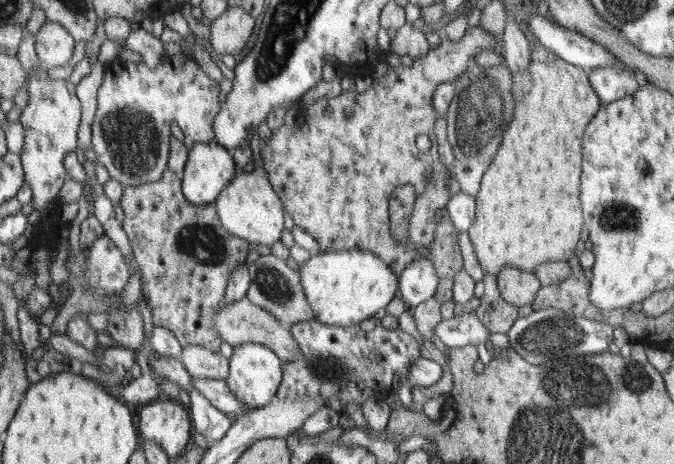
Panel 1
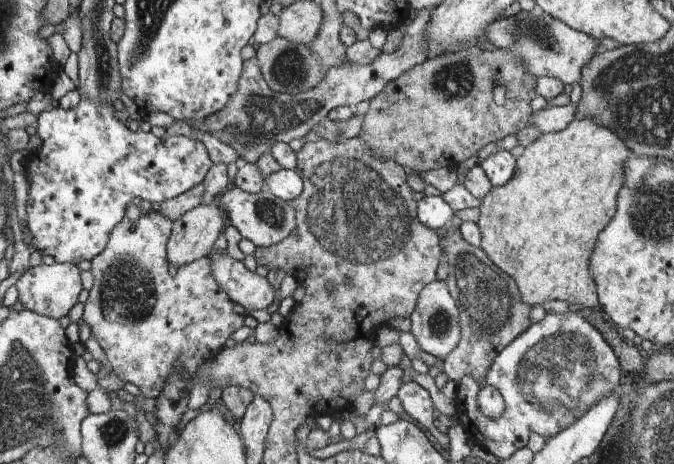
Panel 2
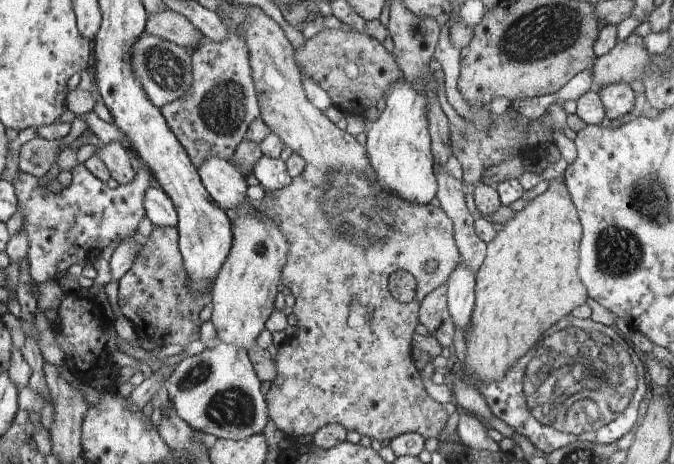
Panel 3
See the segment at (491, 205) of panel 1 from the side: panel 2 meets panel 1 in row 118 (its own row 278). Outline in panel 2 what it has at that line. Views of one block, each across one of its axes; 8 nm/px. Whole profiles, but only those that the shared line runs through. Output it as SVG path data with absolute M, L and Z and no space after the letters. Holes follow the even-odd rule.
M574 119L564 130L541 134L515 158L512 178L481 200L477 222L482 234L480 248L516 280L524 303L534 307L548 301L564 301L598 308L599 300L589 260L600 232L615 215L617 196L624 182L624 163L631 150L609 128L592 119Z

